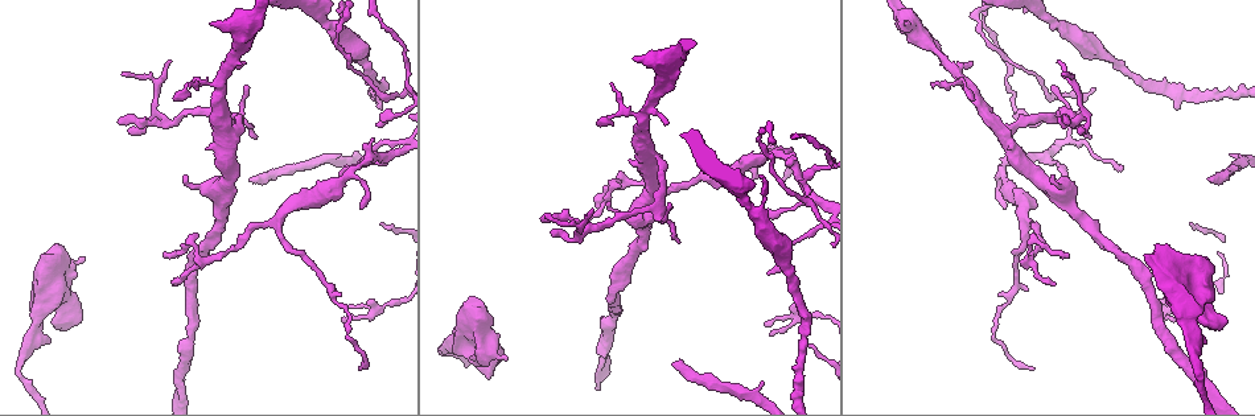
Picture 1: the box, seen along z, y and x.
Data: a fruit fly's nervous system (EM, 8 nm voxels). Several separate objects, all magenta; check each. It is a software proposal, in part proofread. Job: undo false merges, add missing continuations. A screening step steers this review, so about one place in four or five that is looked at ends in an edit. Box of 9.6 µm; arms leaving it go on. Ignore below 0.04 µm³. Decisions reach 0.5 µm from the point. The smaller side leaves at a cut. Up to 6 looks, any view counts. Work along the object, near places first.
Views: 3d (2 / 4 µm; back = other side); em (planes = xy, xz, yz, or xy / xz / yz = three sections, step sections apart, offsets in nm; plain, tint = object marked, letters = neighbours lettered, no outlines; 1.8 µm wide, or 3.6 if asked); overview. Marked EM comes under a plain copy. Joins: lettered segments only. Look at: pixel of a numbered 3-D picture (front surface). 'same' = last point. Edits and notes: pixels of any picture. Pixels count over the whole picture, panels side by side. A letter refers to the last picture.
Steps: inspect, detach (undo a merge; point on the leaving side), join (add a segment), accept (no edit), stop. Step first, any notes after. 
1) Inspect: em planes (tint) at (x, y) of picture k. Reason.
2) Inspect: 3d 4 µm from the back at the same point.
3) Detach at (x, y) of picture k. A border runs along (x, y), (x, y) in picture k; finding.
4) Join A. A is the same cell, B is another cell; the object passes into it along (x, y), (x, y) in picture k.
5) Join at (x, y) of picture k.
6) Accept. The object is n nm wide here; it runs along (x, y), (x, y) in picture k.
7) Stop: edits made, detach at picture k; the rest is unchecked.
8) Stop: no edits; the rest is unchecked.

Inspect: em planes (letters) at (506, 359) of picture 1. Branch stops here.

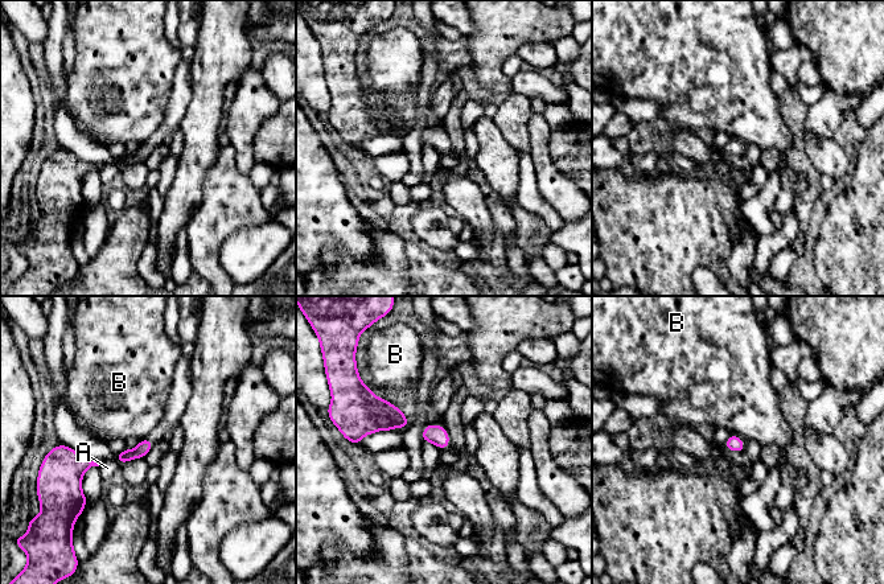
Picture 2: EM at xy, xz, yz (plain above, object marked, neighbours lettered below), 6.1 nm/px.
Accept. A and B are other cells; a border runs along (370, 390), (382, 398) in picture 2; no lettered segment goes on from it.

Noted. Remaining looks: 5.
Inspect: 3d 2 µm at (358, 370) of picture 1. Free end.

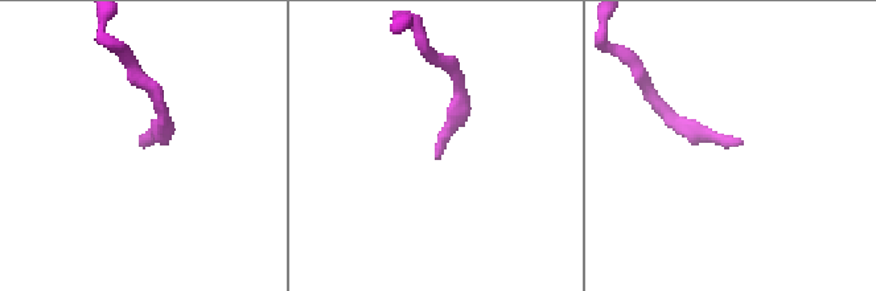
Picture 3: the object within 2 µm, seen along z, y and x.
Inspect: em planes (tint) at (741, 142) of picture 3.

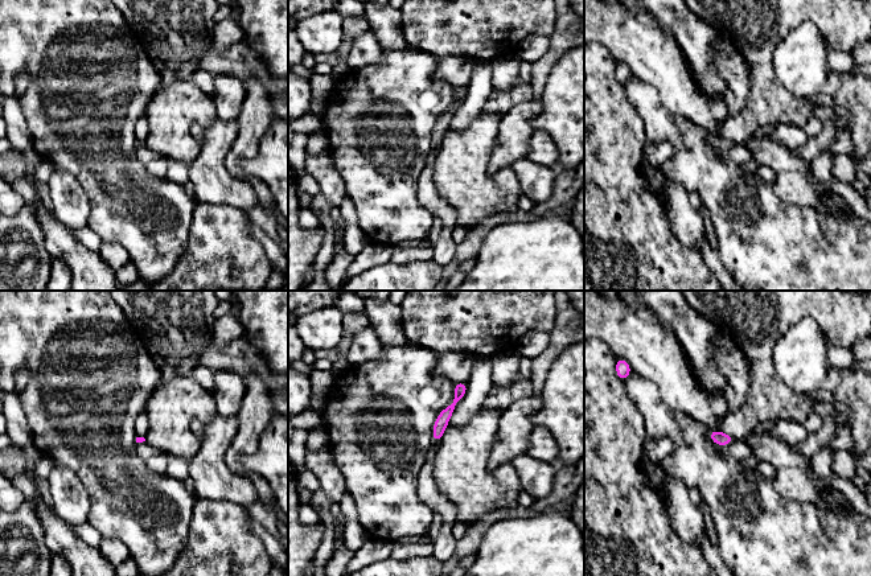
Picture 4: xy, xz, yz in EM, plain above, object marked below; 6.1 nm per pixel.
Inspect: em planes (letters) at the same point.

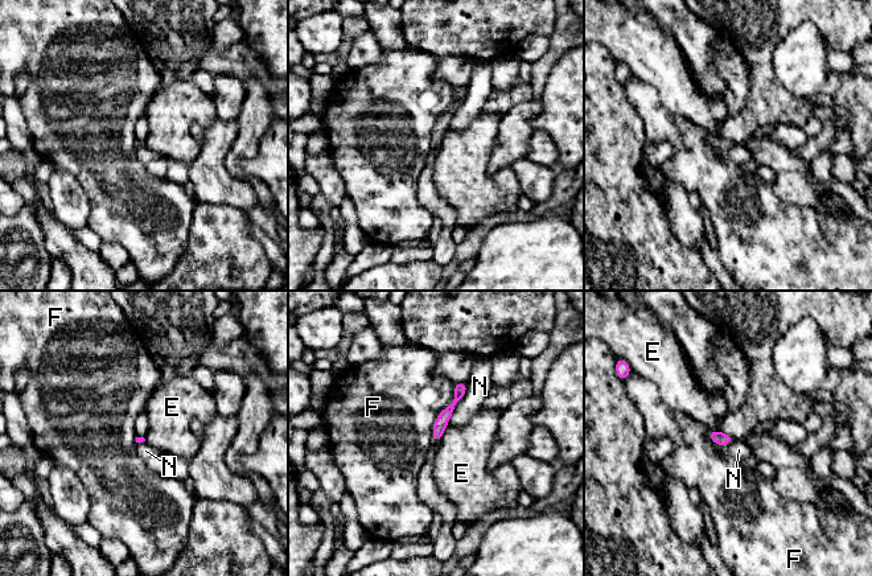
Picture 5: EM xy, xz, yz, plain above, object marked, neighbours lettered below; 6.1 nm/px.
Accept. E, F and N are other cells; a border runs along (468, 383), (464, 396), (447, 424) in picture 5; none of them fits.

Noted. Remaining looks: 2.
Inspect: 3d 4 µm at (770, 273) of picture 1. Tapers out.

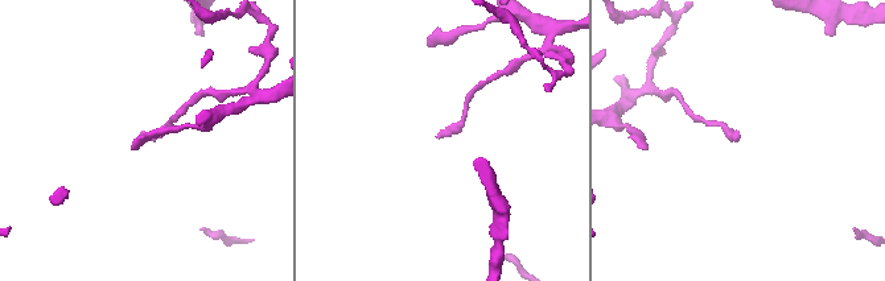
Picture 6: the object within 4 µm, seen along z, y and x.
Inspect: em planes (letters) at (437, 137) of picture 6. Need the tissue.

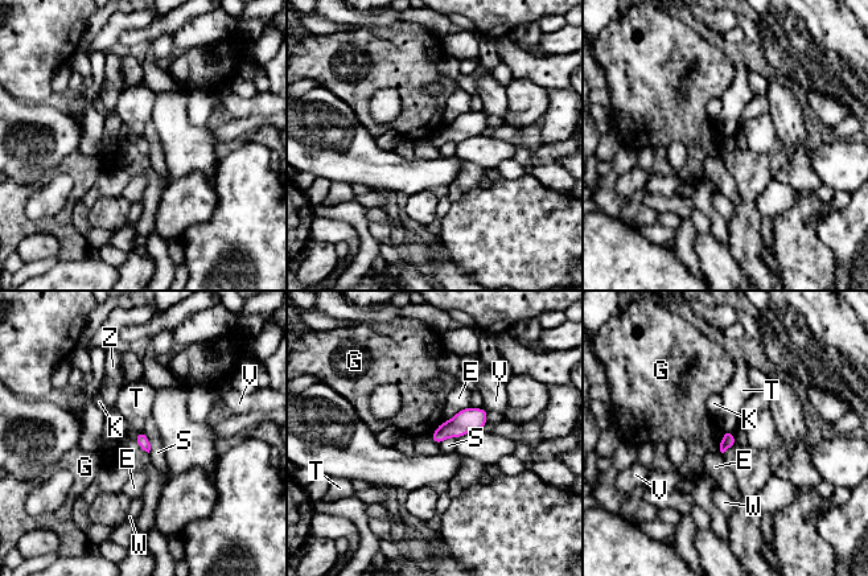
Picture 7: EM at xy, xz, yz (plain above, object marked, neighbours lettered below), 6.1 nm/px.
Accept. E, G, K, S, T, V, W and Z are other cells; a border runs along (142, 431), (148, 439), (149, 452) in picture 7; no lettered segment goes on from it.

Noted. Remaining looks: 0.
Stop: no edits; the rest is unchecked.

